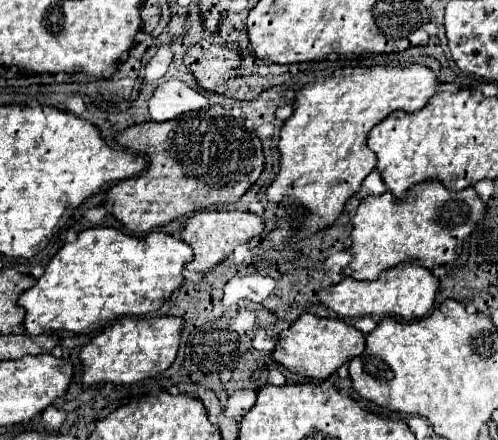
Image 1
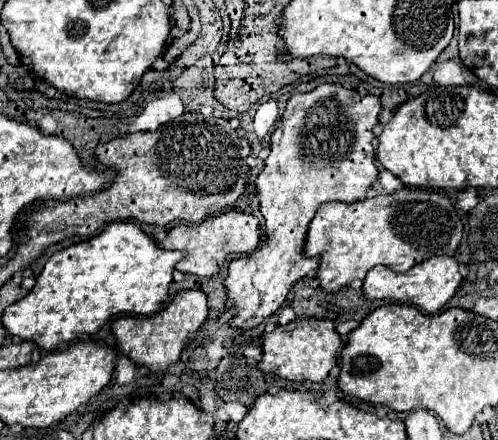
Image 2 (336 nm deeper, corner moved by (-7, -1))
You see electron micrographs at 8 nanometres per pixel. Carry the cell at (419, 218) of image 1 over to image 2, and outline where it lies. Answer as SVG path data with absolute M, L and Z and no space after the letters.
M404 187L390 195L376 195L372 199L356 201L356 203L324 203L318 207L316 217L310 223L308 237L306 237L306 255L322 255L320 267L318 267L318 279L322 289L336 291L340 287L346 287L354 279L364 279L366 273L376 265L388 265L398 273L408 271L410 267L422 263L424 259L432 255L454 255L462 239L462 221L458 215L458 209L450 197L444 197L436 191L428 189L410 189Z

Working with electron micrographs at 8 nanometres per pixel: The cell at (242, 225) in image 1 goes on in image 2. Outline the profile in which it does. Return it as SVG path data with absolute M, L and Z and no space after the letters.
M230 209L226 213L208 217L198 225L176 223L168 231L168 237L160 243L160 247L188 251L188 255L176 265L178 271L192 273L192 275L198 275L198 277L214 277L214 275L218 275L218 271L224 265L224 261L228 259L228 255L252 253L258 247L258 241L260 241L258 219L250 213L240 211L240 209Z

